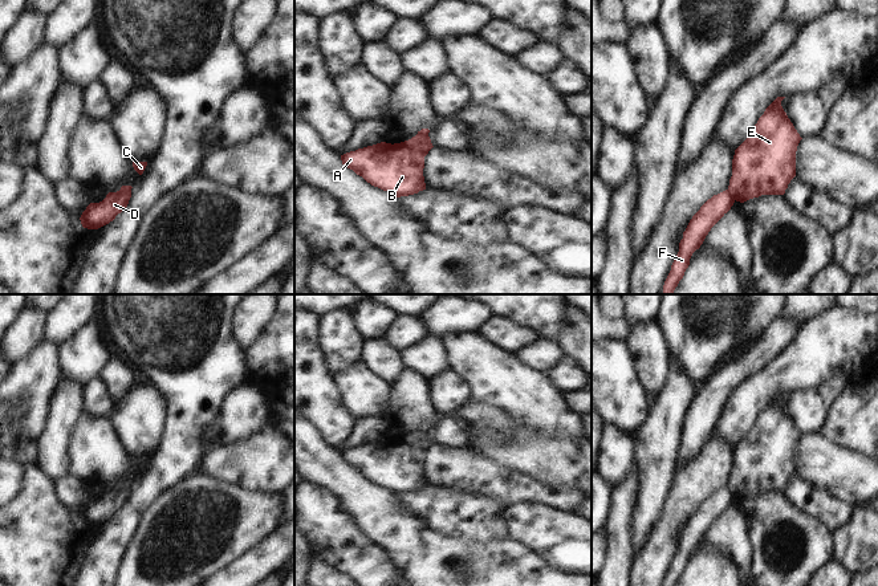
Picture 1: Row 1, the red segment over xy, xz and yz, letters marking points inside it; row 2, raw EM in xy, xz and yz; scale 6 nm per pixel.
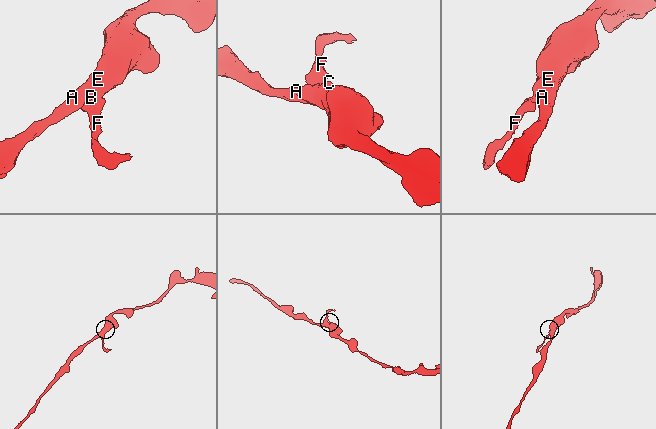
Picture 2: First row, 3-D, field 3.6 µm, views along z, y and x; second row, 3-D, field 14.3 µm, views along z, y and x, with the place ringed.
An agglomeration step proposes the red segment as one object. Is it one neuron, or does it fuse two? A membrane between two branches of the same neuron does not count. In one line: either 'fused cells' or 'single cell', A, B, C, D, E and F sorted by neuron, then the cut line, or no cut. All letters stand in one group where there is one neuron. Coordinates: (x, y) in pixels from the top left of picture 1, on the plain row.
fused cells | A B C E / D F | yz (727, 487), (735, 496)

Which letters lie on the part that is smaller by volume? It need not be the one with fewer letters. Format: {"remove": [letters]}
{"remove": ["D", "F"]}

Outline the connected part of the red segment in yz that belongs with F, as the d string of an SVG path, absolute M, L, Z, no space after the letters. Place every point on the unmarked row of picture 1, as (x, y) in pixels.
M725 487L708 496L692 513L683 529L679 549L671 562L663 586L675 586L678 583L690 562L692 550L700 545L711 525L731 506L733 500L732 491Z

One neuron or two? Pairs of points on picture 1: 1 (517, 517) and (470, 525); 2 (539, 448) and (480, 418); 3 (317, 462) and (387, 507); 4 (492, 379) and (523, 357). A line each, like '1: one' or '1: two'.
1: two
2: one
3: one
4: two

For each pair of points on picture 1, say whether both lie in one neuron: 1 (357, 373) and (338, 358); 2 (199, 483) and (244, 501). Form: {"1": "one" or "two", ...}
{"1": "two", "2": "one"}

